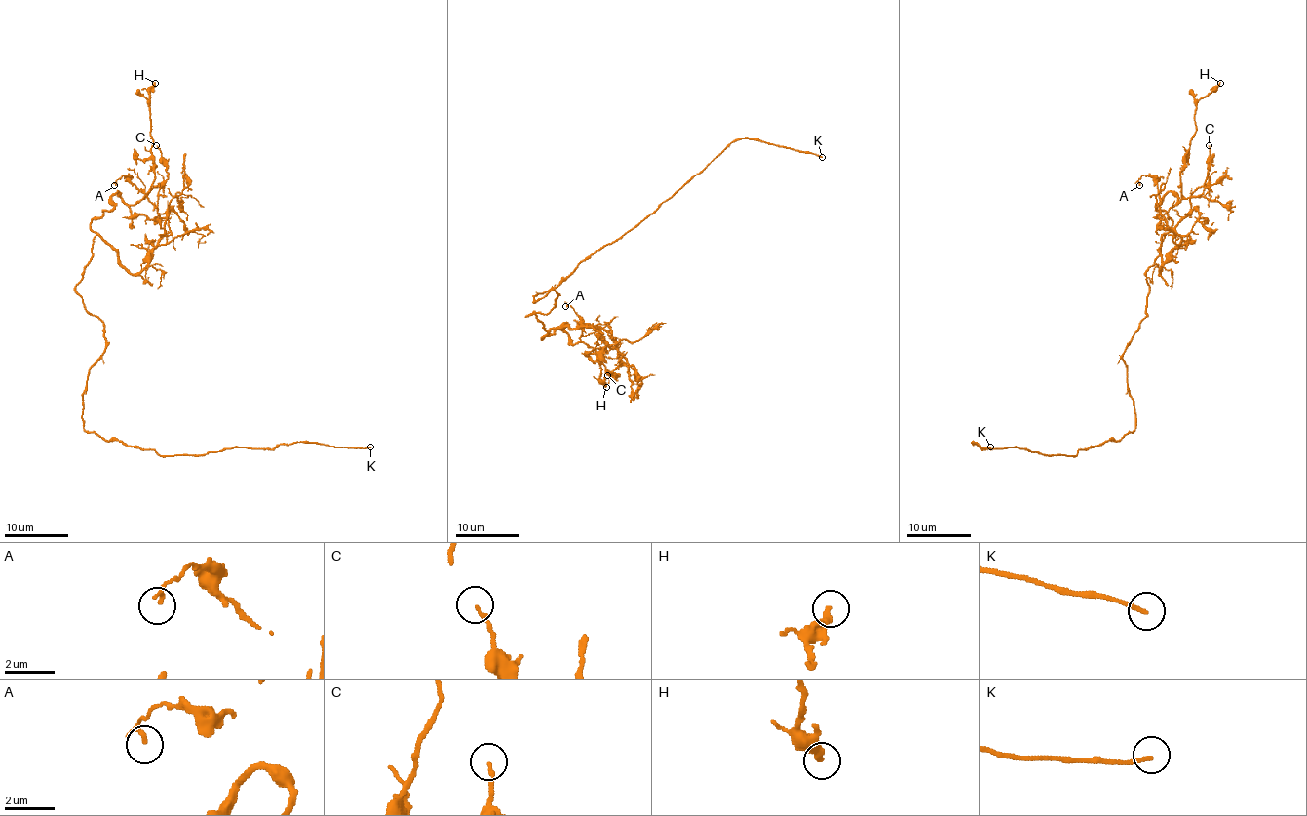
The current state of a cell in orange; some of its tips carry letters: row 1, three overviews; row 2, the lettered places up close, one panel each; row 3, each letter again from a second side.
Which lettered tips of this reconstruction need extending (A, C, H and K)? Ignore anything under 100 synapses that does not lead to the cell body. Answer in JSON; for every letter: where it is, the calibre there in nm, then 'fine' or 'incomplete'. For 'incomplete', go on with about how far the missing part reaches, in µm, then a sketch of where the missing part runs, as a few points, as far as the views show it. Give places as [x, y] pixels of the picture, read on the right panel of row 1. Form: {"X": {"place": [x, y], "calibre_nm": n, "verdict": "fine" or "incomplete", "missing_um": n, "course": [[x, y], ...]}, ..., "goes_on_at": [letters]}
{"A": {"place": [1139, 185], "calibre_nm": 160, "verdict": "fine"}, "C": {"place": [1209, 145], "calibre_nm": 140, "verdict": "fine"}, "H": {"place": [1220, 83], "calibre_nm": 280, "verdict": "fine"}, "K": {"place": [990, 446], "calibre_nm": 160, "verdict": "incomplete", "missing_um": 6, "course": [[990, 446], [1009, 457]]}, "goes_on_at": ["K"]}

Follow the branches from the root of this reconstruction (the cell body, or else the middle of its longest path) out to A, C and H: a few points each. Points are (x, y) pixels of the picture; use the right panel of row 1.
A: (1127, 368), (1147, 316), (1146, 271), (1164, 235), (1160, 274), (1181, 239), (1157, 184), (1141, 175), (1139, 185)
C: (1127, 368), (1147, 316), (1146, 271), (1172, 227), (1159, 202), (1206, 185), (1209, 145)
H: (1127, 368), (1147, 316), (1146, 271), (1172, 227), (1157, 207), (1169, 192), (1179, 200), (1196, 101), (1220, 83)

